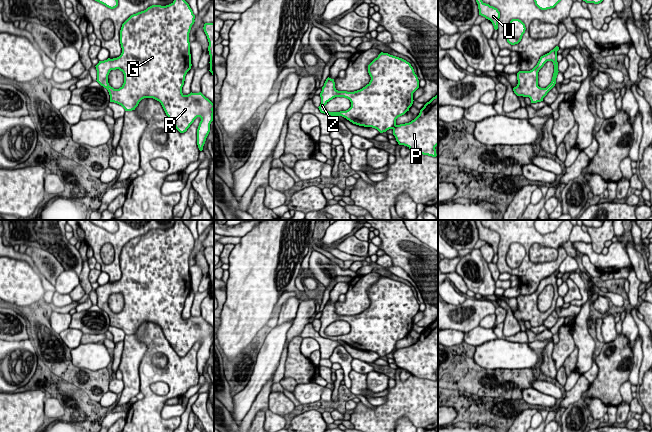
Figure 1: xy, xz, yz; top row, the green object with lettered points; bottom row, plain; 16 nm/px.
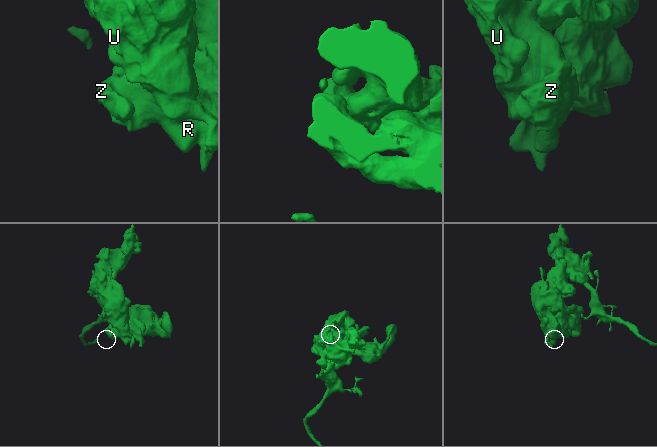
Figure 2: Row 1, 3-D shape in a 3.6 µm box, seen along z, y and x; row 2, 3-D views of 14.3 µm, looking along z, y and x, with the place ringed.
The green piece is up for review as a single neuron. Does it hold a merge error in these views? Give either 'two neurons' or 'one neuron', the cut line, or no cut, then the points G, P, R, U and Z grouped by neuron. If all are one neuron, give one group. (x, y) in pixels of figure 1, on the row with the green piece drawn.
one neuron; no cut; G P R U Z

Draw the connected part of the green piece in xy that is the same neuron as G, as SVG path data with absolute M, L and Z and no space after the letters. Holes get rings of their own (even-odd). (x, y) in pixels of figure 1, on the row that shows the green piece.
M174 0L166 6L152 5L146 10L131 15L123 24L120 30L120 44L122 53L119 57L99 61L95 66L97 70L97 82L106 88L110 95L110 102L121 105L125 111L132 111L144 98L153 98L159 101L175 128L184 133L197 117L201 118L197 129L197 145L200 151L203 150L206 138L210 132L210 124L214 119L214 104L201 92L184 95L182 87L185 76L191 69L191 54L189 33L195 22L195 15L185 0ZM119 69L124 74L124 83L119 89L114 89L108 83L108 75L111 70Z

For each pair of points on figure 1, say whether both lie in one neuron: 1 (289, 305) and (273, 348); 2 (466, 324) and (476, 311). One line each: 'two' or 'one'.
1: two
2: one

